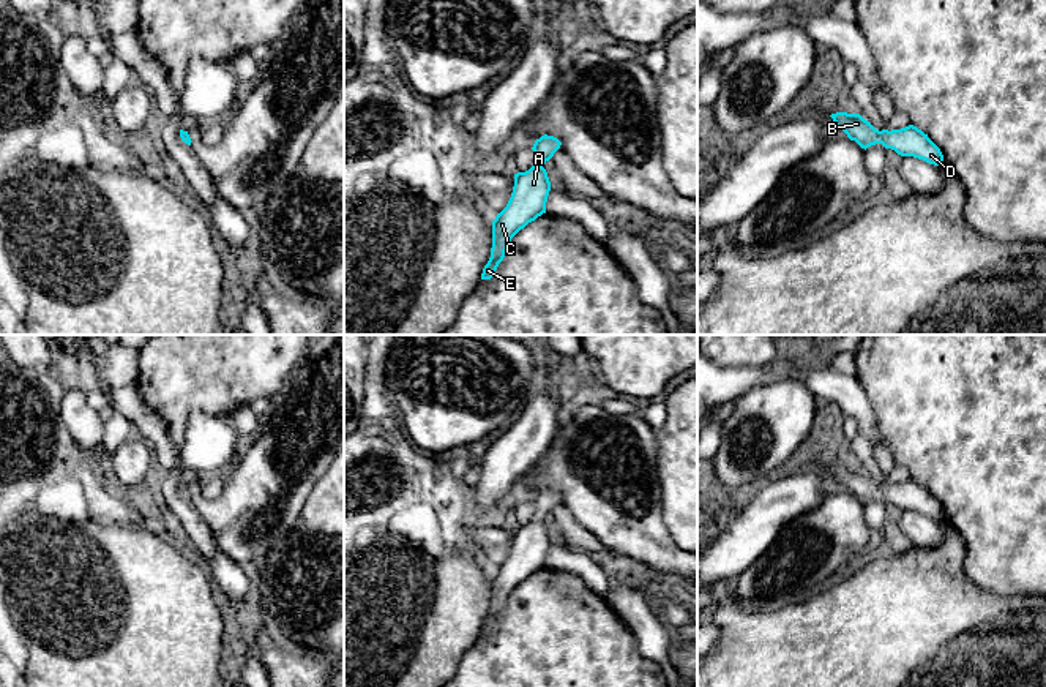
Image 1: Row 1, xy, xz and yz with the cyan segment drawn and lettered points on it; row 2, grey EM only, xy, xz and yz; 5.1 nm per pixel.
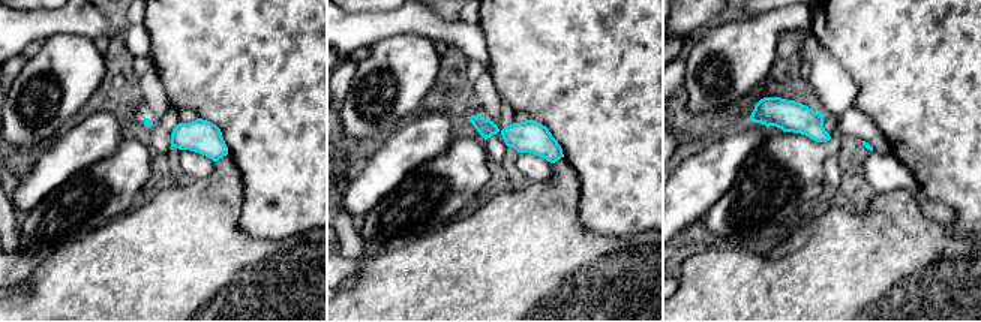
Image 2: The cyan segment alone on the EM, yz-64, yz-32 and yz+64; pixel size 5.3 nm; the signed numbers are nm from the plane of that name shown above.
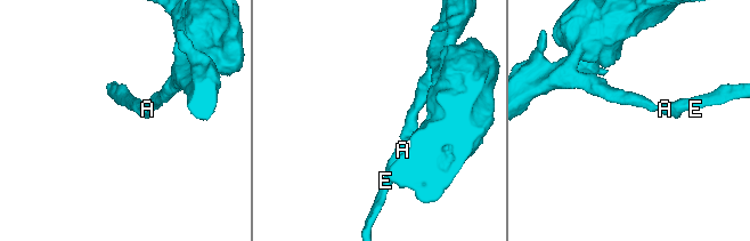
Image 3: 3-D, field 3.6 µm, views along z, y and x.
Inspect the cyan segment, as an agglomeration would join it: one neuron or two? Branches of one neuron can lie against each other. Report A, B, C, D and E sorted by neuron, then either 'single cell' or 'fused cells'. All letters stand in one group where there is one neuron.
A B C D E | single cell

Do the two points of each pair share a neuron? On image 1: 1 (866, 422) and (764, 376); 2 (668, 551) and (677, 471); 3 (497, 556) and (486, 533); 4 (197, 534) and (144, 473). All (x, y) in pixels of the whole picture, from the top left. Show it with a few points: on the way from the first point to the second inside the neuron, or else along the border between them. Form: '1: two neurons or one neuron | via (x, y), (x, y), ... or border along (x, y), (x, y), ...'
1: one neuron | via (844, 395), (802, 371), (791, 371)
2: two neurons | border along (660, 496), (664, 525), (680, 548)
3: one neuron | via (497, 550), (493, 539)
4: two neurons | border along (158, 474), (150, 487)

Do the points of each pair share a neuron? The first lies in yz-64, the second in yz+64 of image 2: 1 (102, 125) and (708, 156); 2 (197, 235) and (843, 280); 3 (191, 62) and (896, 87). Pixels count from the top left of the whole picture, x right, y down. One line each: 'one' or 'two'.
1: one
2: one
3: one

